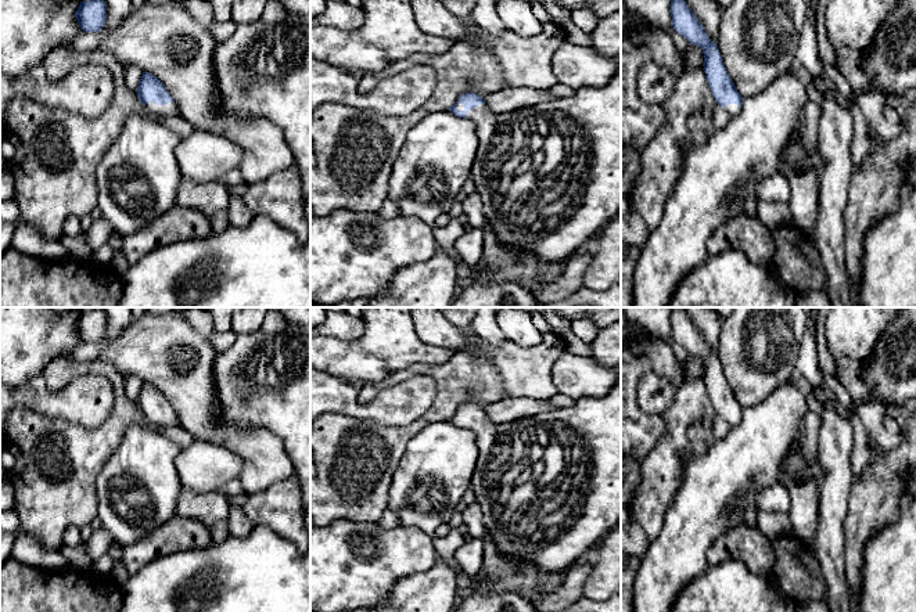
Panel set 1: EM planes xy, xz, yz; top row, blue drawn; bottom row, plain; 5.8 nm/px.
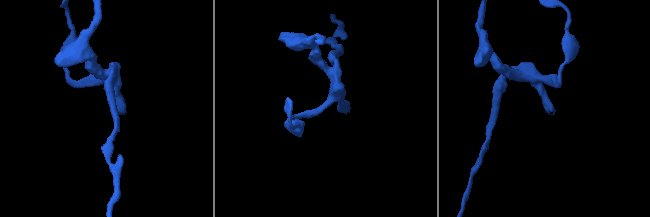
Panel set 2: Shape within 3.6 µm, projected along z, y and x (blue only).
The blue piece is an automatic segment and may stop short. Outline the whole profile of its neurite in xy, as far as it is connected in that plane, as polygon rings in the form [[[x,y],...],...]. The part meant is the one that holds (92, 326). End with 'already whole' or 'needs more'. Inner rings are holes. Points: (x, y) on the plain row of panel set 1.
[[[103,309],[80,312],[75,327],[83,342],[98,342],[107,331],[107,314]]]; already whole

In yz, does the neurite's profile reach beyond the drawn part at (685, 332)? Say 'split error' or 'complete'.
split error

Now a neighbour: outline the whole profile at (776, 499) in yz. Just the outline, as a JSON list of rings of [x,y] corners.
[[[783,480],[776,482],[769,487],[761,489],[755,494],[754,501],[757,510],[765,512],[784,514],[787,516],[793,505],[793,498]]]

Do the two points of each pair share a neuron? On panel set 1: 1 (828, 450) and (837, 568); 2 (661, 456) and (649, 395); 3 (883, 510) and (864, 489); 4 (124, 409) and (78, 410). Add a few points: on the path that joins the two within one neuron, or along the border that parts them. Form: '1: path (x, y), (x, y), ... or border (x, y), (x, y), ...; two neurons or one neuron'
1: path (832, 479), (832, 539); one neuron
2: border (678, 388), (672, 403), (661, 414); two neurons
3: path (877, 504), (869, 494); one neuron
4: border (104, 377), (112, 388), (112, 411), (89, 429); two neurons

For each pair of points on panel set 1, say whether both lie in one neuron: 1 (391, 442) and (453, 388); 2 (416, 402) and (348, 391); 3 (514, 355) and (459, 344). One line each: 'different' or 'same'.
1: same
2: same
3: same

